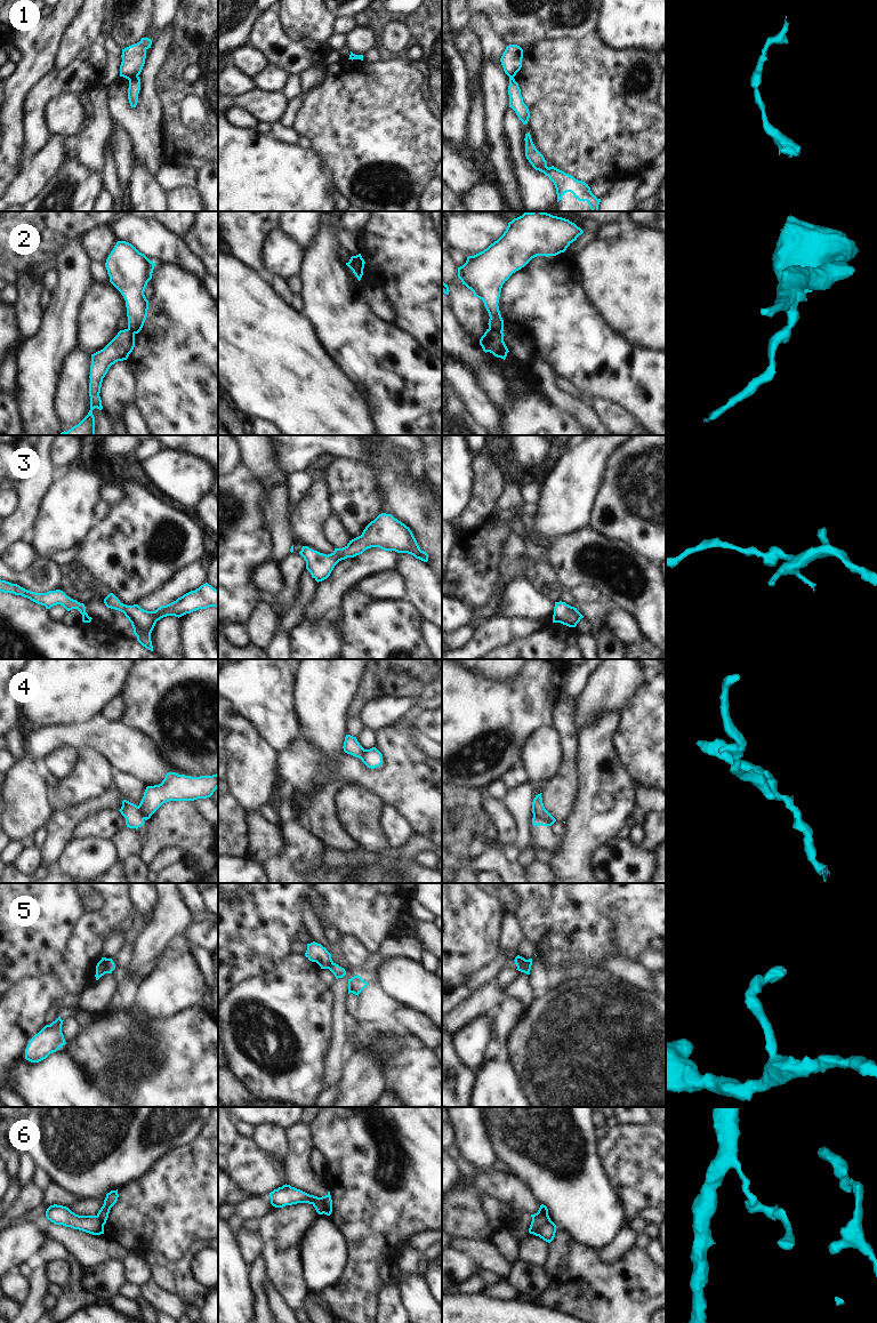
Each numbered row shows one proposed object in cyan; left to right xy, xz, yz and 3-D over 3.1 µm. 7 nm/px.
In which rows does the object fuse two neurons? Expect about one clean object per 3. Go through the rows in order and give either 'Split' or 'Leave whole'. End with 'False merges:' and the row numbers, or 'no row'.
1: Split
2: Split
3: Leave whole
4: Split
5: Split
6: Split
False merges: 1, 2, 4, 5, 6

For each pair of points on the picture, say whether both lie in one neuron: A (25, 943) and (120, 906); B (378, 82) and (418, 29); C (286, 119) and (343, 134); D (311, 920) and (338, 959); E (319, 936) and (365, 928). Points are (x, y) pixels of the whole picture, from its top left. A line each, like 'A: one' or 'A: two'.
A: two
B: two
C: two
D: one
E: two

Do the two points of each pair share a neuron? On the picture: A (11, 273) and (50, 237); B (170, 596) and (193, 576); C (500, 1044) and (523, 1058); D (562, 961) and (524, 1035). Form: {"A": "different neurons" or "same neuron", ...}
{"A": "same neuron", "B": "same neuron", "C": "different neurons", "D": "different neurons"}

